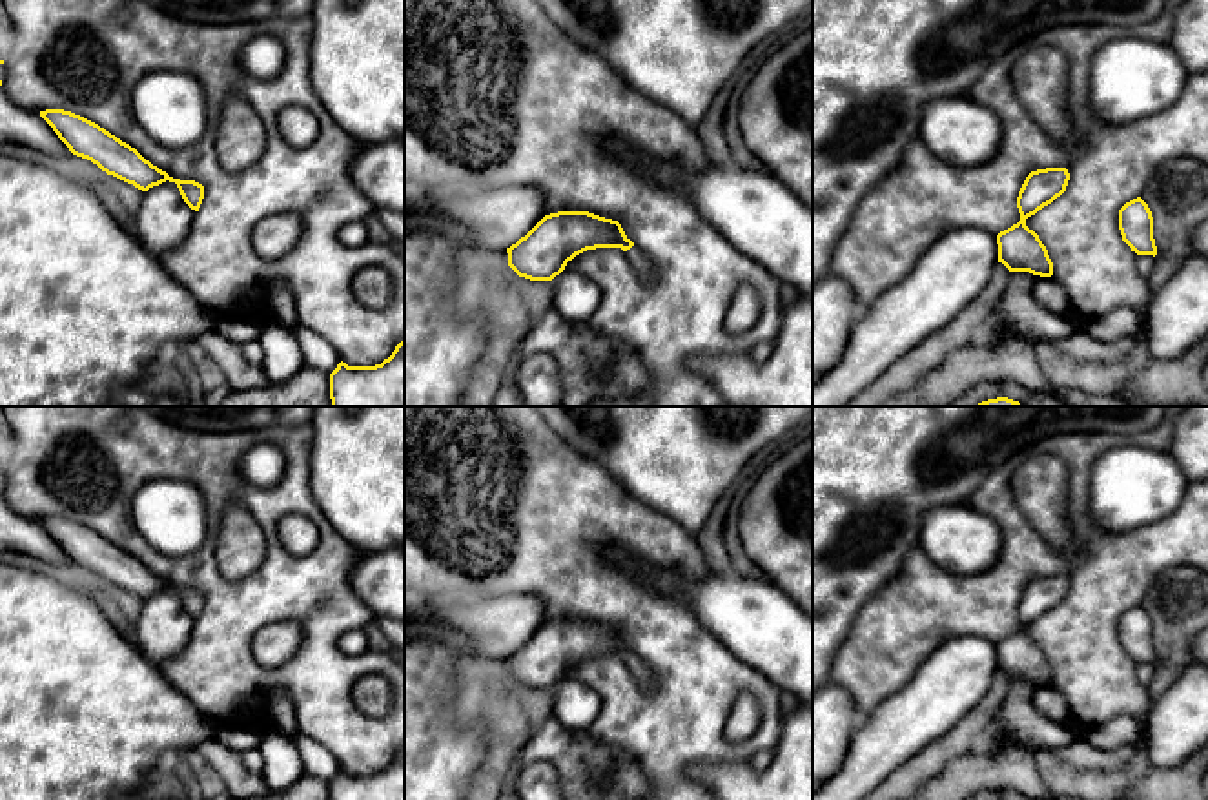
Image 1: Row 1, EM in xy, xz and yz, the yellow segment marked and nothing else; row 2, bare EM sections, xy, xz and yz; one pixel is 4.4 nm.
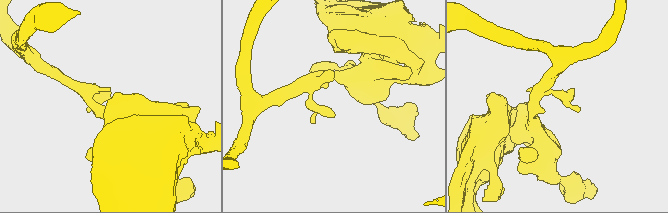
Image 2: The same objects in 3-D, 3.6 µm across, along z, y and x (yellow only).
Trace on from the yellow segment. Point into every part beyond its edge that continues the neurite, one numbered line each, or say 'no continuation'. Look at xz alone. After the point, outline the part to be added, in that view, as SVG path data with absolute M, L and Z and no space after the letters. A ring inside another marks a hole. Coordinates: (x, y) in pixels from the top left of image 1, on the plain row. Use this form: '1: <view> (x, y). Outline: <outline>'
1: xz (645, 678). Outline: M638 654L627 658L625 663L643 691L654 689L656 674L647 667L647 663Z

